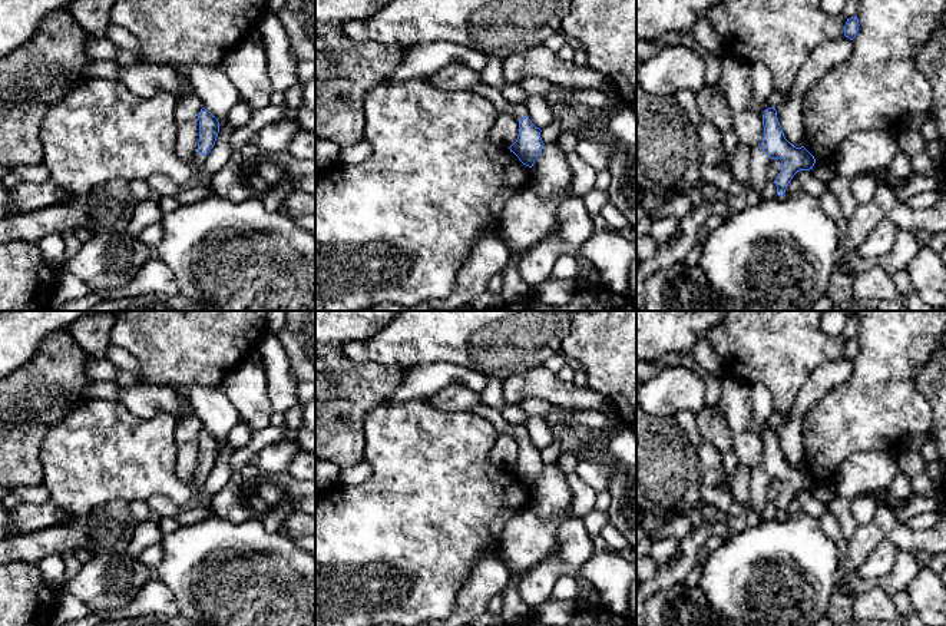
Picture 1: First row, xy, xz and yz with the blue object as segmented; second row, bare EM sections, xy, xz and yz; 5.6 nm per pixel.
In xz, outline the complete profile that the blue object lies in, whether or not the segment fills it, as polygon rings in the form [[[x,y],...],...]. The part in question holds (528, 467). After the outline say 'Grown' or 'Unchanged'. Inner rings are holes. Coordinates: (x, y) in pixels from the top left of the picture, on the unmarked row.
[[[477,404],[469,408],[469,411],[492,423],[499,434],[510,434],[519,441],[519,457],[509,470],[523,486],[532,488],[540,477],[545,464],[540,458],[542,451],[527,437],[527,428],[525,425],[509,424],[499,410],[484,404]]]. Grown

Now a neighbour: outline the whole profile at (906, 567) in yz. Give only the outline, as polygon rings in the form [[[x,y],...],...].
[[[899,550],[896,564],[886,576],[864,580],[856,573],[841,574],[836,589],[841,589],[844,593],[857,597],[871,587],[880,587],[887,596],[893,597],[897,592],[906,592],[909,583],[916,577],[919,570],[920,567],[916,562],[914,552]]]

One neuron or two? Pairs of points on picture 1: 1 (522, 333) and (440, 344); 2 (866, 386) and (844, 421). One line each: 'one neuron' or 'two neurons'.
1: one neuron
2: one neuron

